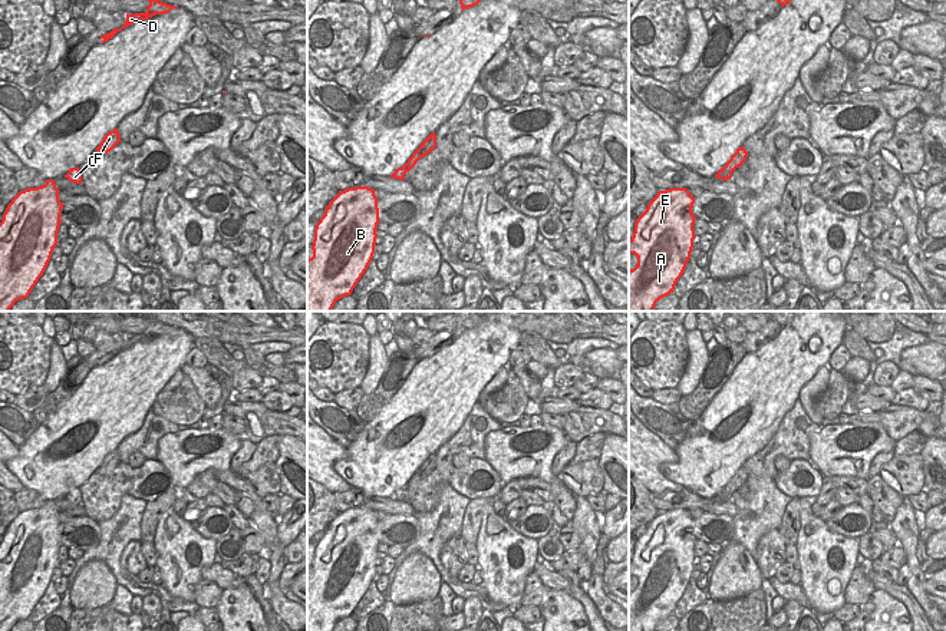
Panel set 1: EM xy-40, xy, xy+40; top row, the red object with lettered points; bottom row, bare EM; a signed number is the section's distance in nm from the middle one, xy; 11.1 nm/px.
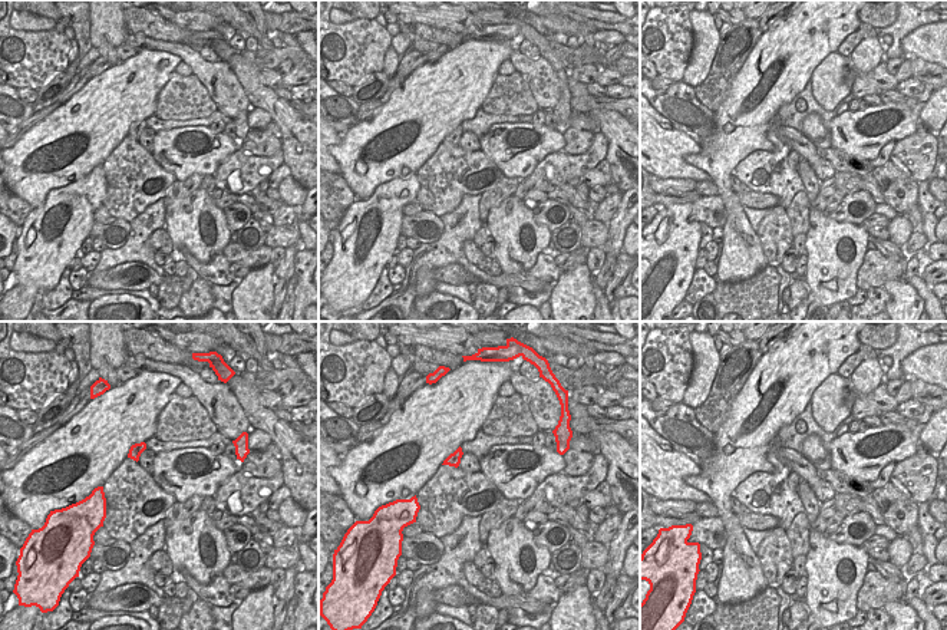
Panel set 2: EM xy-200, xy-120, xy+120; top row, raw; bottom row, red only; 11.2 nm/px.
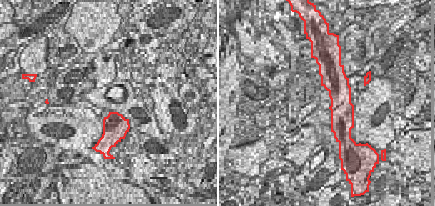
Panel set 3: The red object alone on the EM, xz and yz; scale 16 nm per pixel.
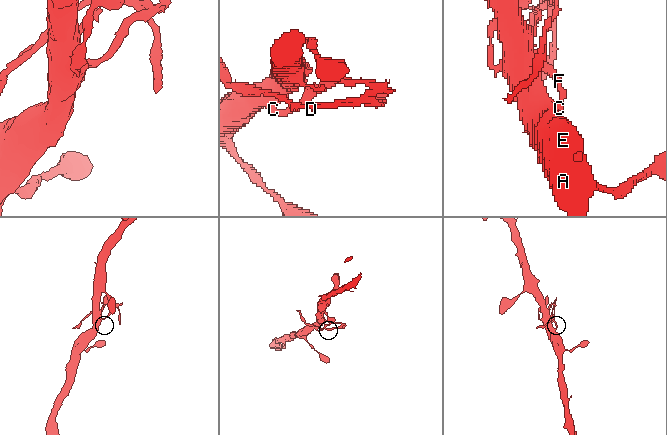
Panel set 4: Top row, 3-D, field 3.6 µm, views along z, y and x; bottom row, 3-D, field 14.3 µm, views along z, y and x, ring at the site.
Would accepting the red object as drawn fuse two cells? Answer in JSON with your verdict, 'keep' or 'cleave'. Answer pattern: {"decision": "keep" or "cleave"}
{"decision": "cleave"}

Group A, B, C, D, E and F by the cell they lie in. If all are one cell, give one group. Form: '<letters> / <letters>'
A B C E / D F

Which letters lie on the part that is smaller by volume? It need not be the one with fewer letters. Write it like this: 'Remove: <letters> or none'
Remove: D, F

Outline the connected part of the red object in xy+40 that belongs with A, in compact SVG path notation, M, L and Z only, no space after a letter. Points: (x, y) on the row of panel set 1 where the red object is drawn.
M686 188L659 191L636 219L629 239L629 254L637 257L637 265L629 270L629 311L653 311L660 298L673 293L693 248L693 204L695 198Z

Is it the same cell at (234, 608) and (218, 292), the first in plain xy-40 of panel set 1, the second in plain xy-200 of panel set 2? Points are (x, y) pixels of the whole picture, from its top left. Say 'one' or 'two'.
two

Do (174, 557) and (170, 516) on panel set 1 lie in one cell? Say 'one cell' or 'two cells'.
one cell

